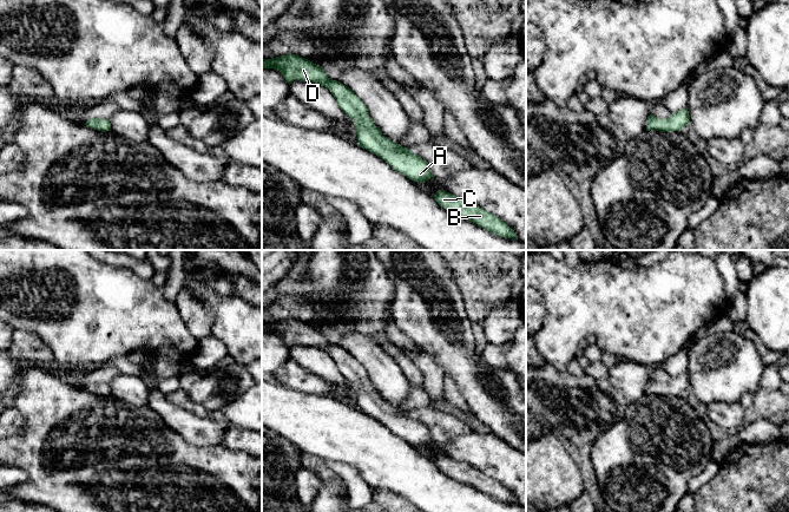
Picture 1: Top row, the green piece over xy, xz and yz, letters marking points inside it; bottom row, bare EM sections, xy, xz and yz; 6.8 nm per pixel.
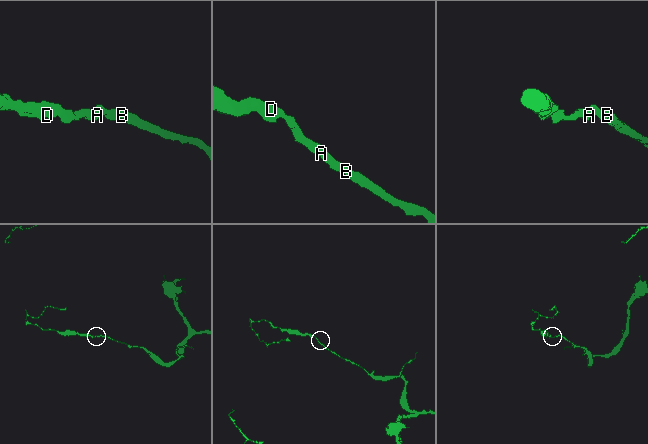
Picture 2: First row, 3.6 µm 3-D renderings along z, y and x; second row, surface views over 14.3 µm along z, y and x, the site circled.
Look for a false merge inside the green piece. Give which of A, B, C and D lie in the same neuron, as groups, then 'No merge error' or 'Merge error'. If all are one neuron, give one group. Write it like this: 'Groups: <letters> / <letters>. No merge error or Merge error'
Groups: A B C D. No merge error

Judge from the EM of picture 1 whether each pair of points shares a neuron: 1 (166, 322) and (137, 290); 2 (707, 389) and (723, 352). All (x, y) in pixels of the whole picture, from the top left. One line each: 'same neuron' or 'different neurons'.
1: same neuron
2: same neuron

